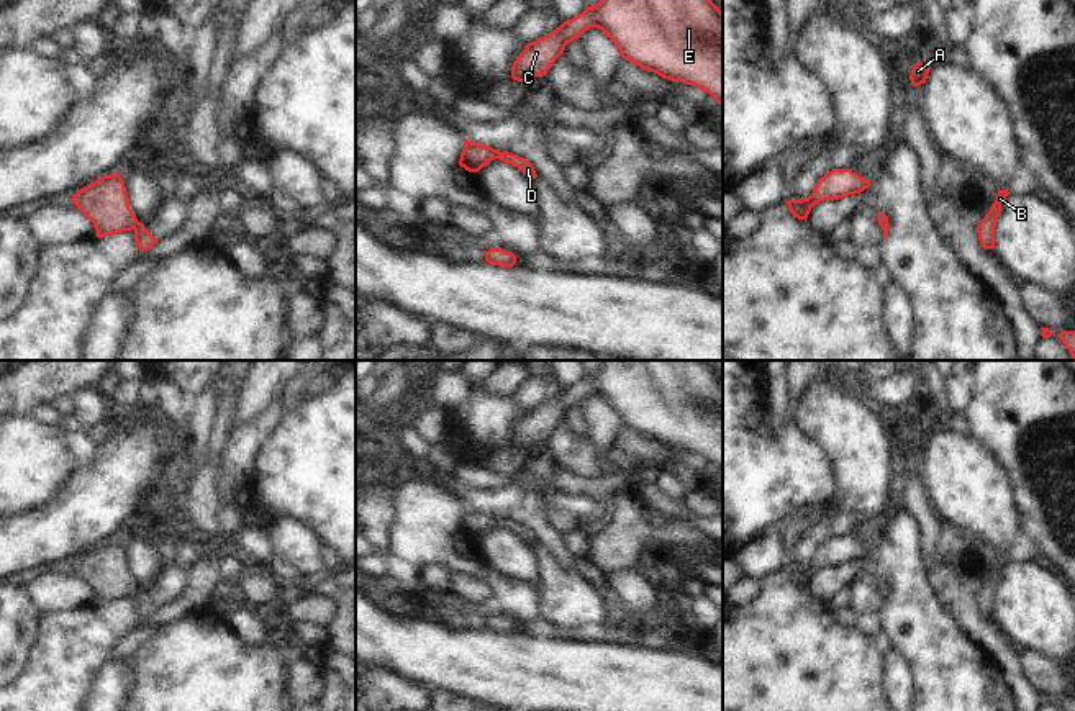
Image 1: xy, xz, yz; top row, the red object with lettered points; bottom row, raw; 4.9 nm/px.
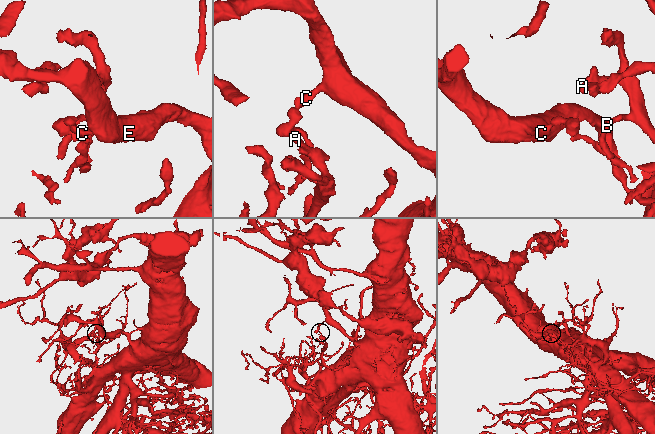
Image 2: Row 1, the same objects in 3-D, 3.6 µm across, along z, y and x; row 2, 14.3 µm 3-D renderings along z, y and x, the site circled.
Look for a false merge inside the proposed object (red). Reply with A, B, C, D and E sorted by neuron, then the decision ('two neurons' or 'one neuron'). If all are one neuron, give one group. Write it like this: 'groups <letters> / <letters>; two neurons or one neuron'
groups A B C D E; one neuron

